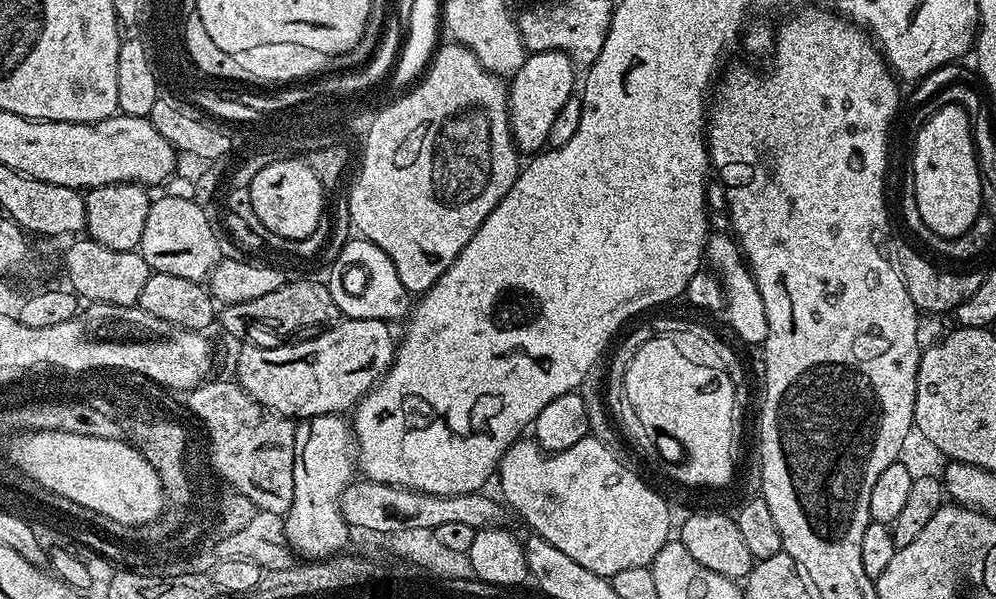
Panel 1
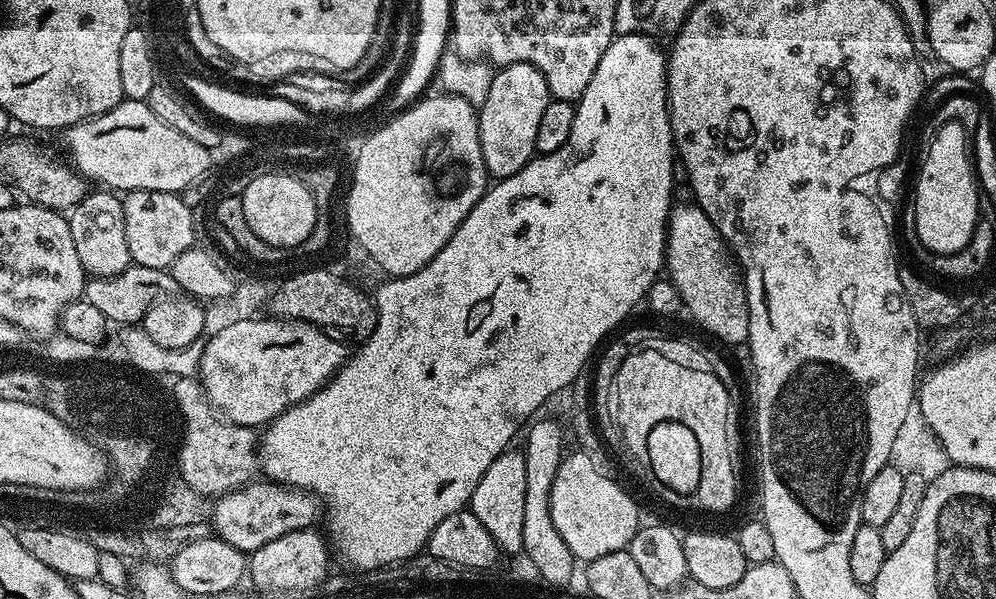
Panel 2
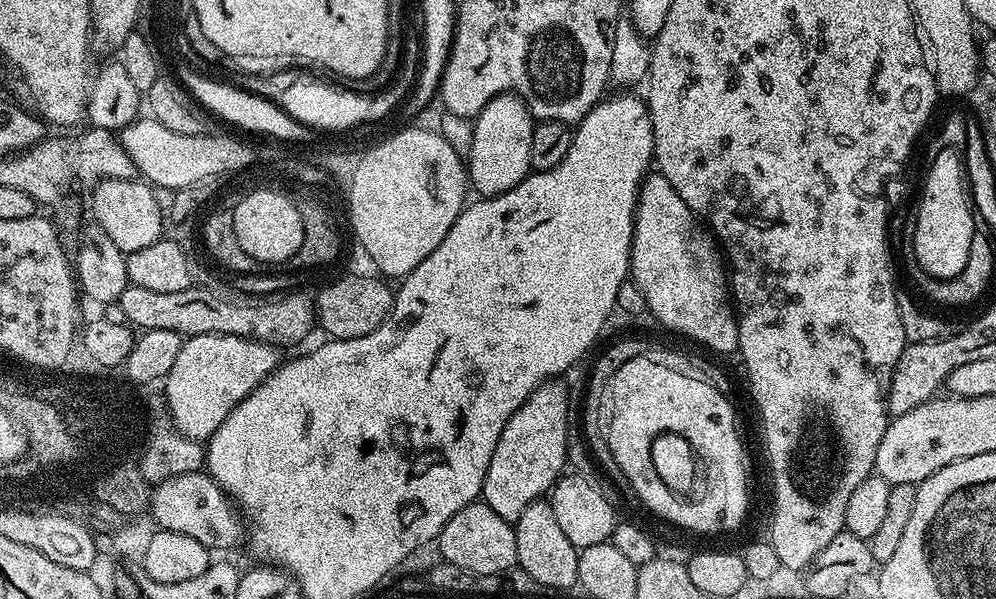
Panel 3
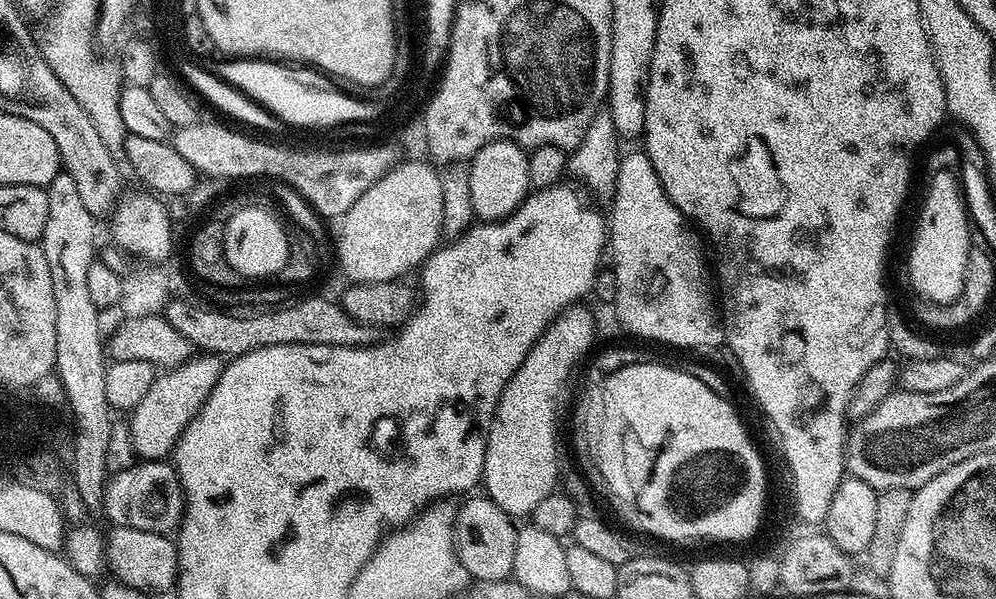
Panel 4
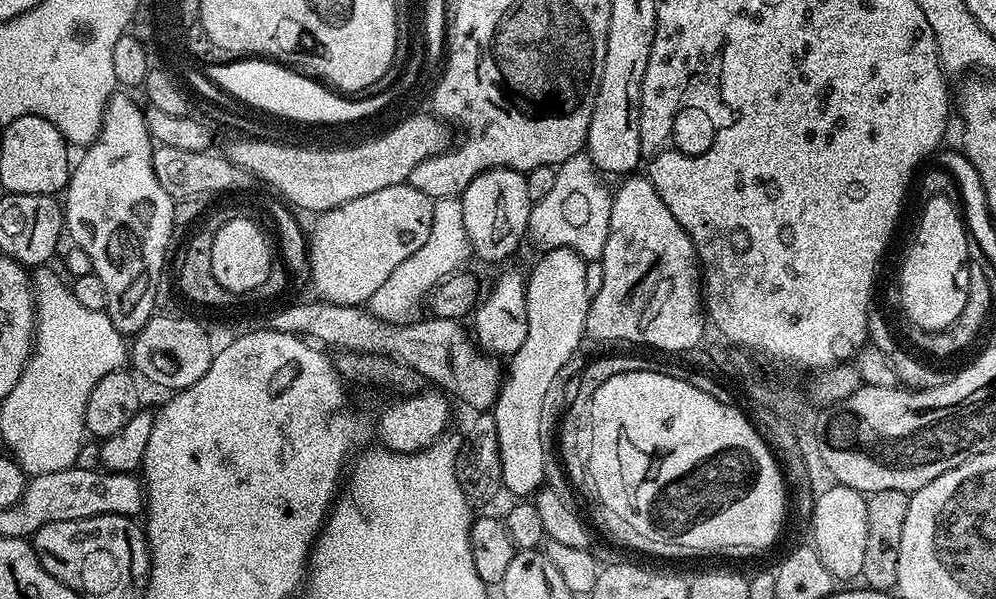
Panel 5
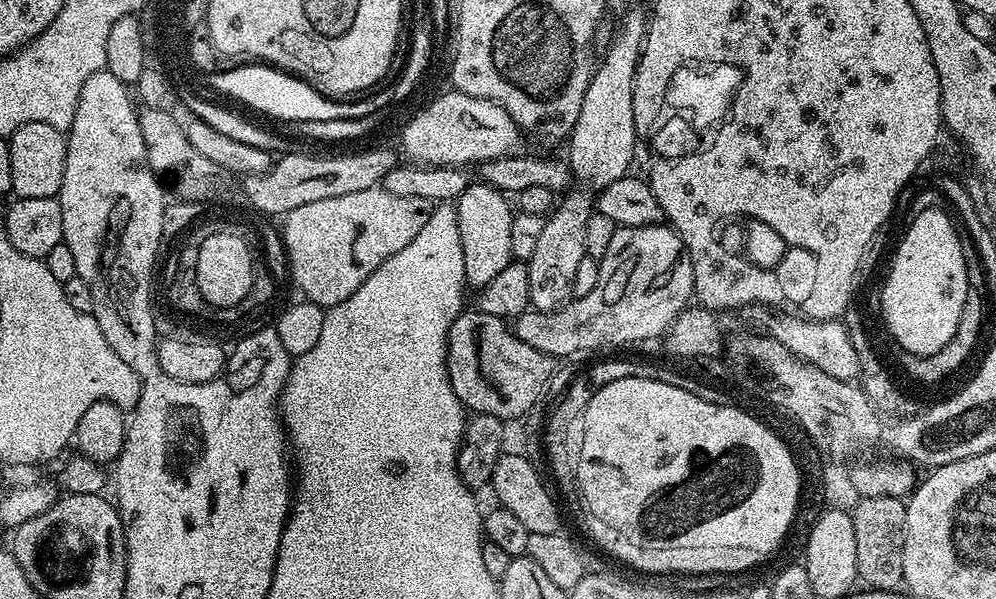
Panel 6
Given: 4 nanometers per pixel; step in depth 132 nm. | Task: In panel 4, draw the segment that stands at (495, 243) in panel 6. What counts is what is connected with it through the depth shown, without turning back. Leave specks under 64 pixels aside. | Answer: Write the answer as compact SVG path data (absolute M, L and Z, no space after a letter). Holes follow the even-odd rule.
M495 140L482 150L478 150L467 165L468 170L468 203L472 205L472 216L484 222L505 220L511 212L515 212L530 195L528 183L528 152L521 148L515 140Z

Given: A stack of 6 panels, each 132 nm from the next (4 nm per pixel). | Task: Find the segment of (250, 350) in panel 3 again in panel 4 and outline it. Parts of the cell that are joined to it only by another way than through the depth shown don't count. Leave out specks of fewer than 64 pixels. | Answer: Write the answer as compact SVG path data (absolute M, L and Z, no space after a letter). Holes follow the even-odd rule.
M196 354L186 363L157 375L150 390L146 390L142 402L138 402L138 406L131 410L132 420L127 421L128 432L132 435L132 451L141 461L163 460L173 455L180 435L200 413L200 407L208 400L210 390L214 390L221 367L221 357Z

